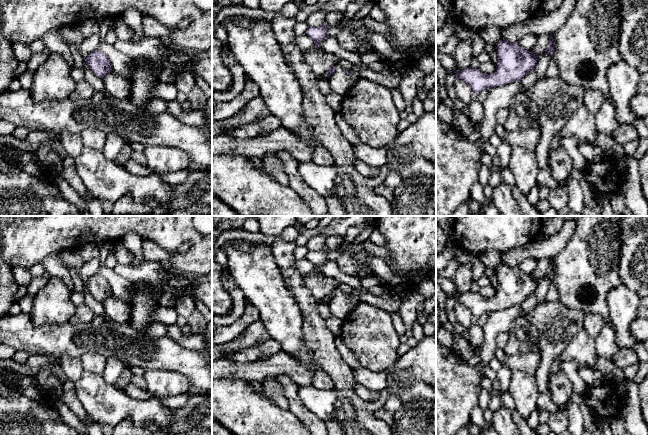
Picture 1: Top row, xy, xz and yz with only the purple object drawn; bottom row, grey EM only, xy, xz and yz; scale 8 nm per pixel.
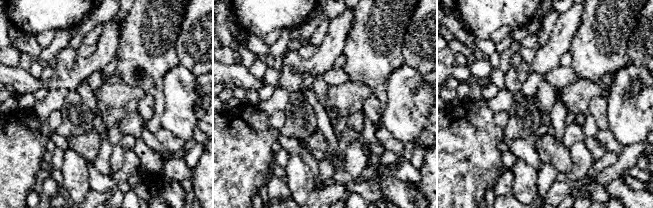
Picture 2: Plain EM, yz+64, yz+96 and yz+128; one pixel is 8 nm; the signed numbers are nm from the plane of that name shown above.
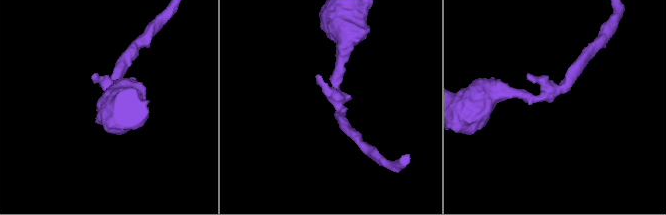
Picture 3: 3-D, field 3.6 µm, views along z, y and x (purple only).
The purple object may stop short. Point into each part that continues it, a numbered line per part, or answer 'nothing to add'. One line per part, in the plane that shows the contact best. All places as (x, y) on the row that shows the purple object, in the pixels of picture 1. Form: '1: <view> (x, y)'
nothing to add

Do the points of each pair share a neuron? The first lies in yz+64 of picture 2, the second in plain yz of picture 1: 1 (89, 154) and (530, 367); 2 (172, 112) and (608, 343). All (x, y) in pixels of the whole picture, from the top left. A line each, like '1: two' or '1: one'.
1: one
2: two

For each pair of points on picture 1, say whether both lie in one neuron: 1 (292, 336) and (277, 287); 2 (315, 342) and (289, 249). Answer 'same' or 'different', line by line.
1: same
2: same

